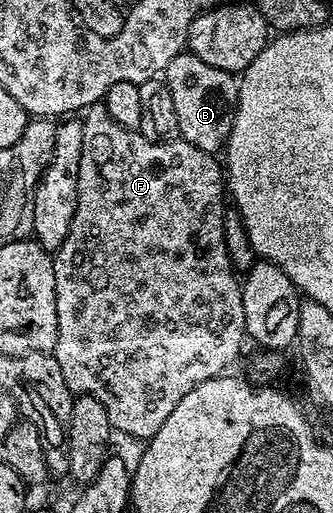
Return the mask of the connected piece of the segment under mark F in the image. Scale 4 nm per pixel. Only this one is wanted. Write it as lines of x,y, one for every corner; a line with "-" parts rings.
99,103
91,105
85,110
84,116
81,118
82,130
84,131
84,147
80,155
80,183
78,184
78,202
76,203
76,215
72,219
72,231
68,231
68,239
64,239
64,243
53,254
54,258
54,274
56,275
56,327
58,328
58,341
54,344
52,350
56,363
60,363
60,371
64,375
64,383
68,383
70,392
75,395
84,397
94,397
108,411
108,419
110,420
111,430
127,433
130,437
142,437
141,439
149,439
156,435
156,431
160,431
160,427
164,427
164,419
168,419
168,415
172,415
172,410
176,407
176,403
180,403
180,399
184,399
184,395
188,395
188,391
192,391
192,387
196,387
200,383
204,383
213,377
221,377
227,372
226,369
242,351
242,344
247,344
246,336
246,320
244,319
244,299
242,298
242,286
240,284
239,274
234,268
234,264
230,262
228,255
228,247
224,239
224,219
228,212
228,197
224,192
224,169
220,164
219,158
213,153
205,153
200,151
200,147
192,147
192,143
184,140
177,141
149,141
147,137
143,137
141,132
133,129
125,129
120,127
120,123
116,123
108,115
105,104

